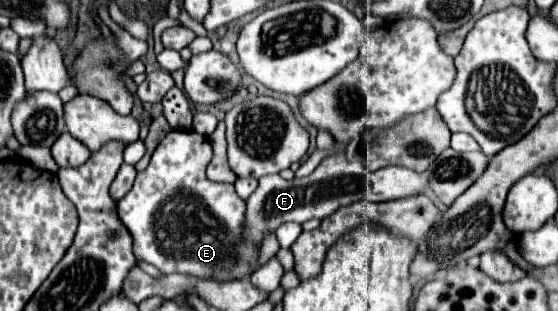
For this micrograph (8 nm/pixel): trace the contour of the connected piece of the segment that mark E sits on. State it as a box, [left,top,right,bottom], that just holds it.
[118,131,250,281]

